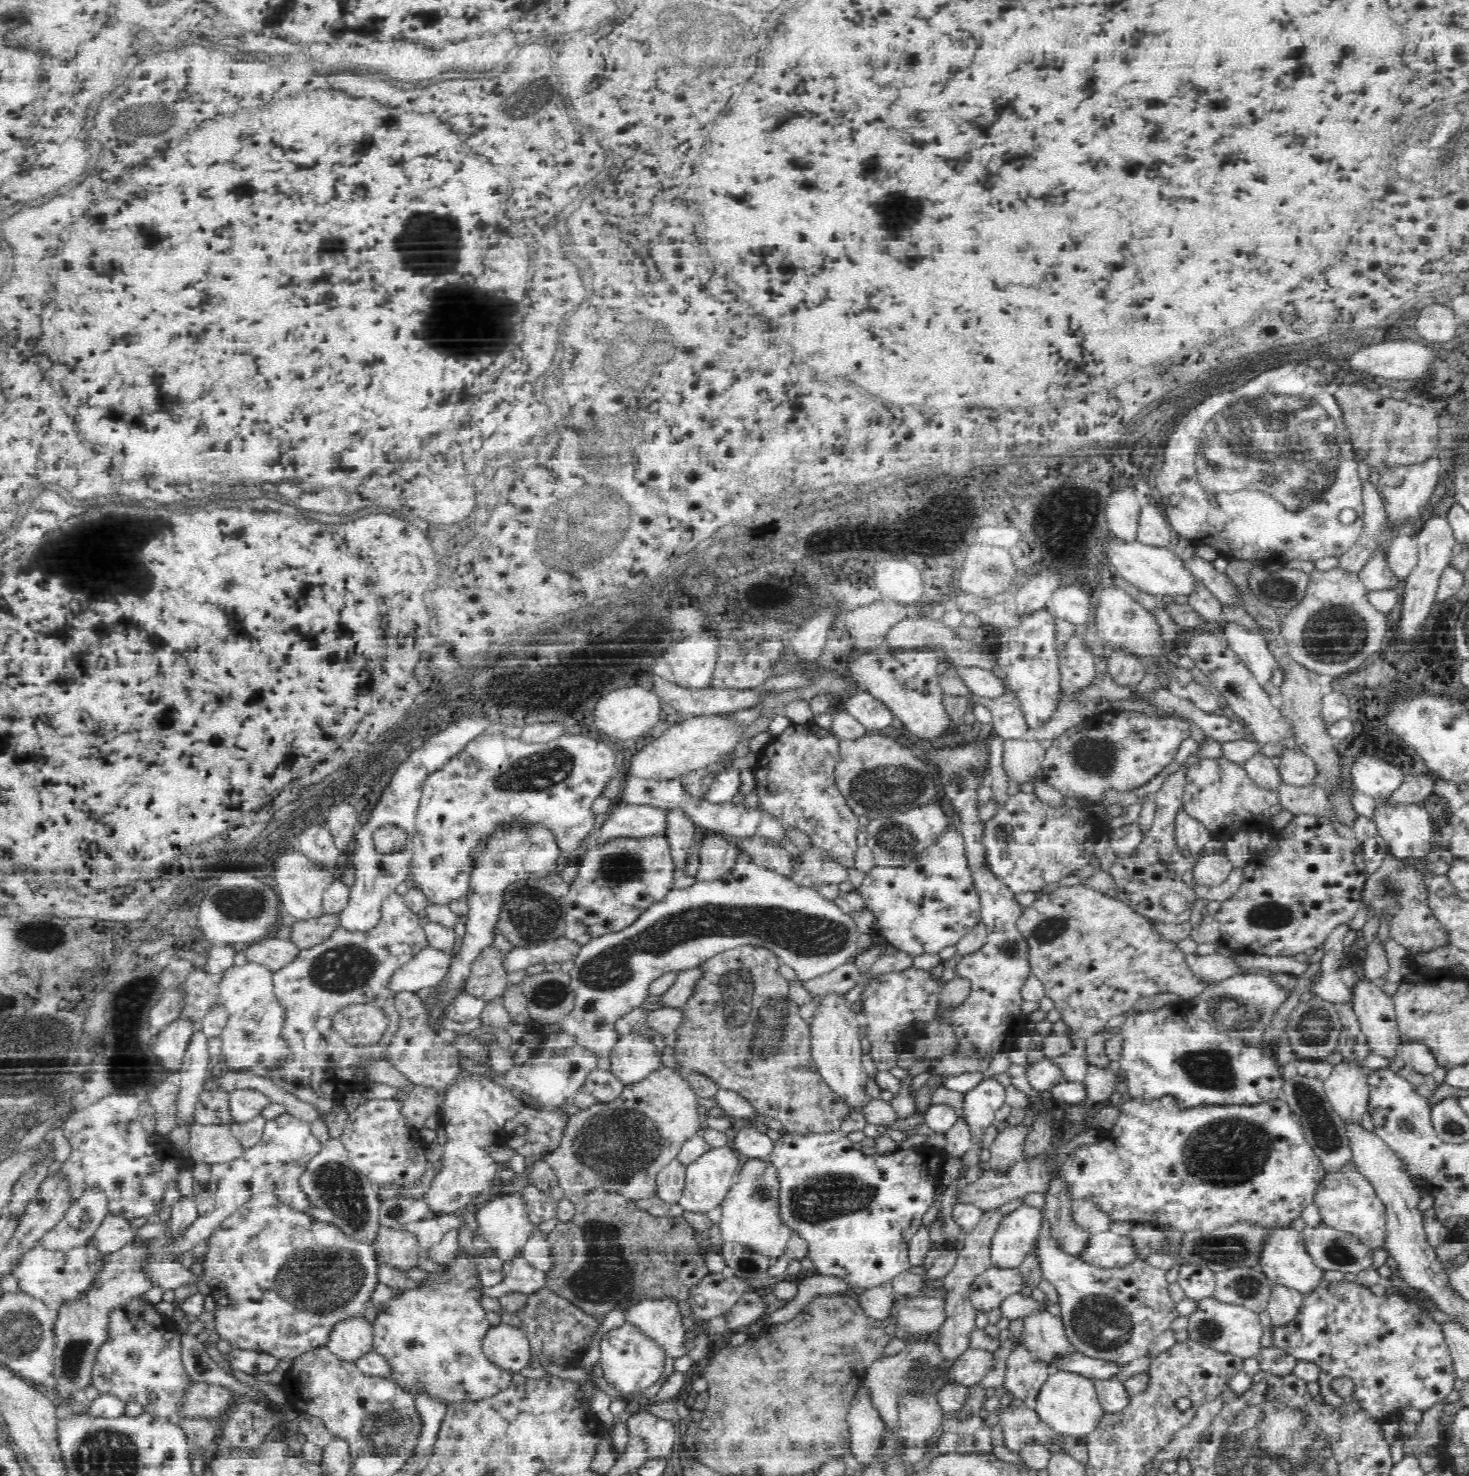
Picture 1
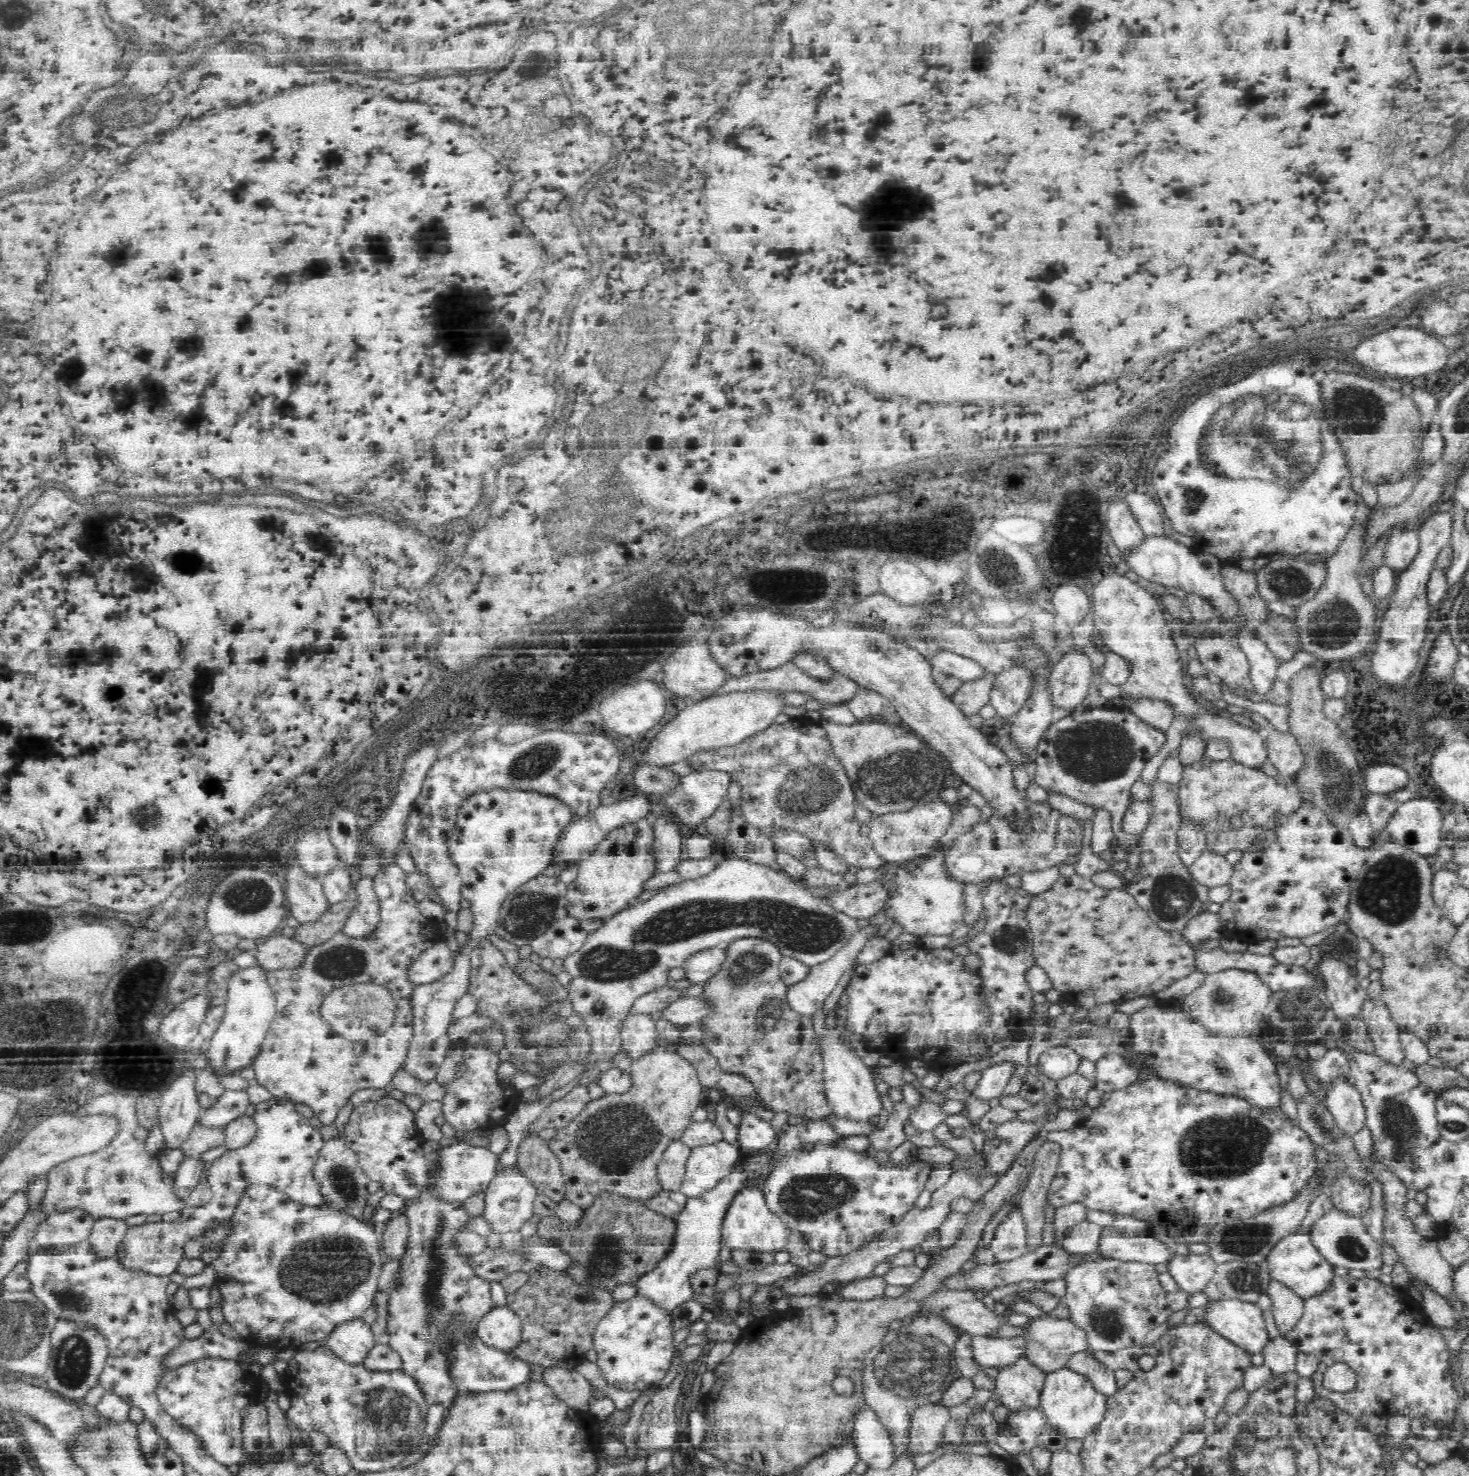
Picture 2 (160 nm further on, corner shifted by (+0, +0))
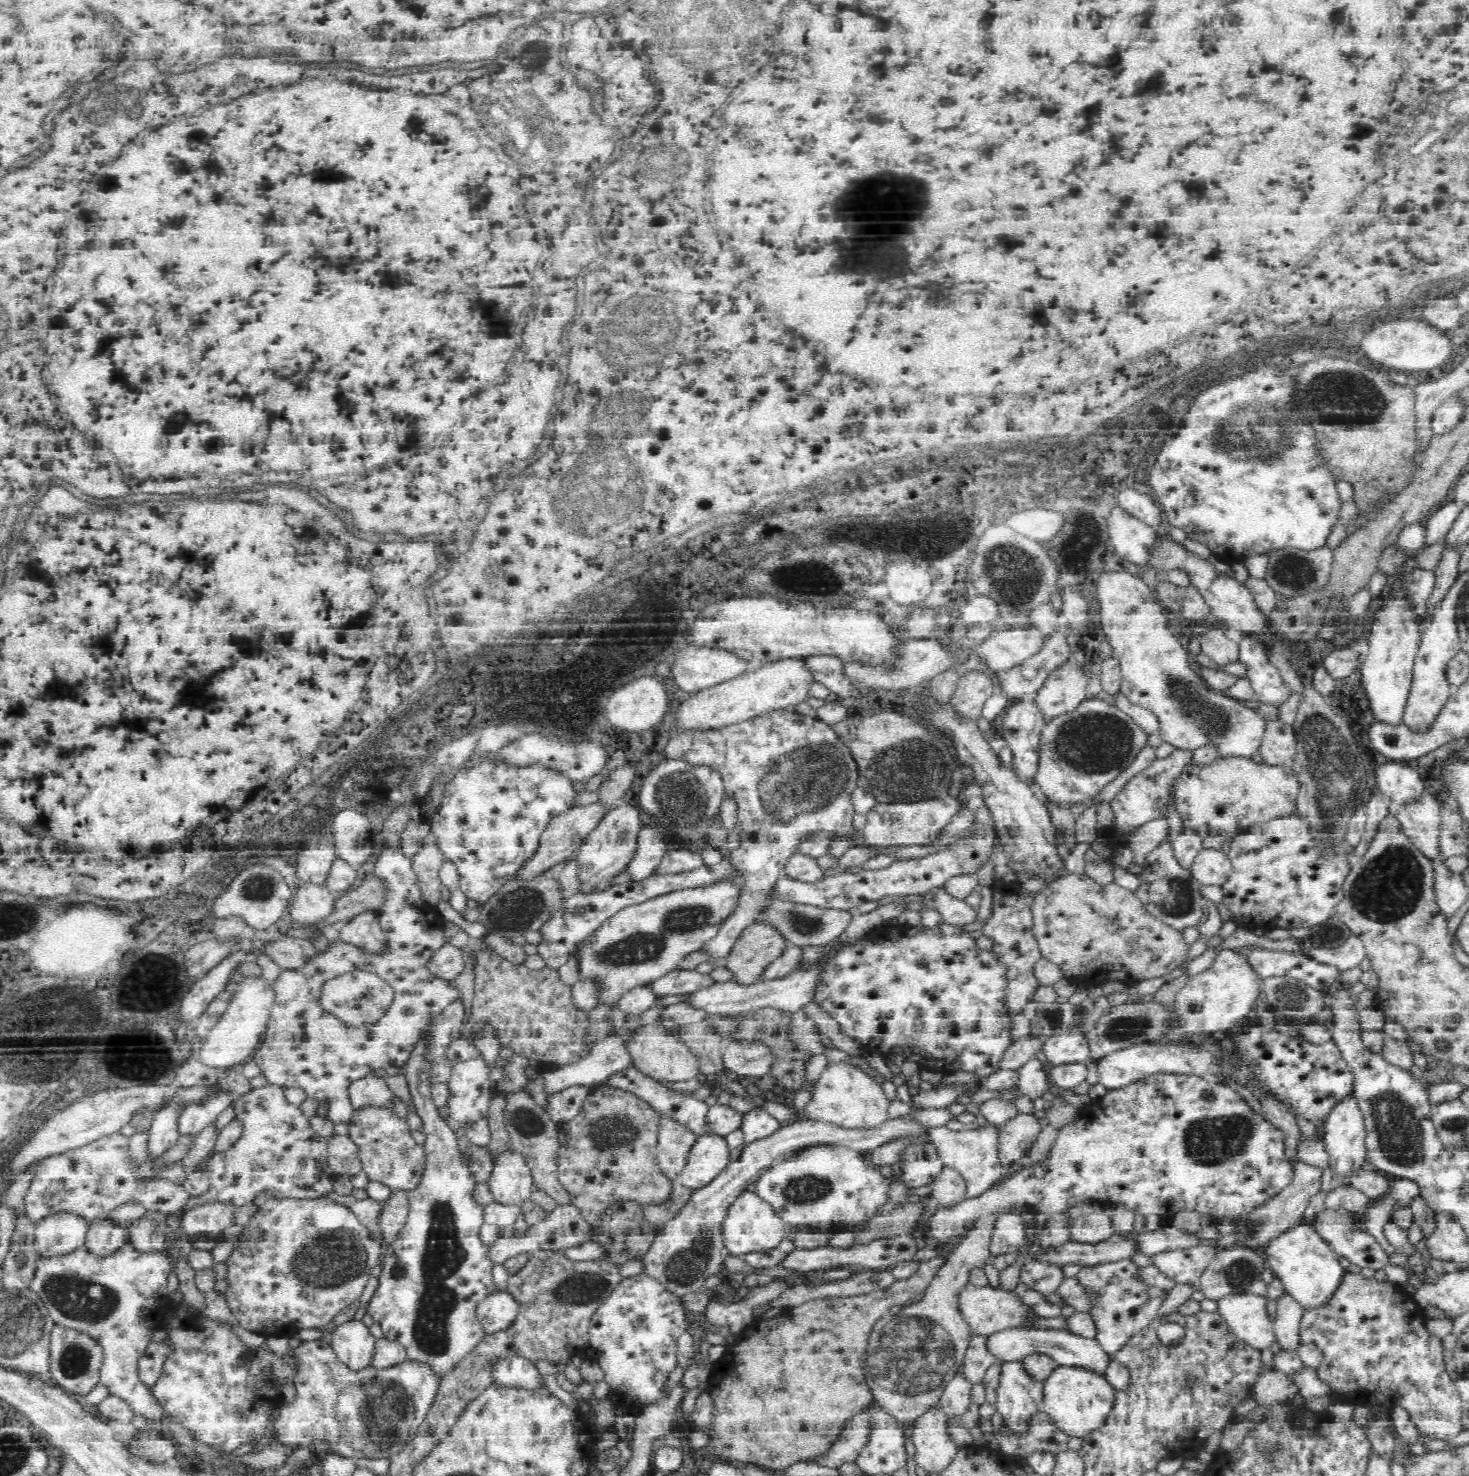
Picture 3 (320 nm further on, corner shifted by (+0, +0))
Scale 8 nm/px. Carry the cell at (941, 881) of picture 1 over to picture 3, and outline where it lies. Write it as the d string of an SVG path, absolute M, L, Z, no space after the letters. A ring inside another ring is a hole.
M945 885L931 887L920 896L921 914L928 910L938 912L942 916L942 926L964 927L974 923L978 918L978 910L972 908L964 900L958 900L946 890Z

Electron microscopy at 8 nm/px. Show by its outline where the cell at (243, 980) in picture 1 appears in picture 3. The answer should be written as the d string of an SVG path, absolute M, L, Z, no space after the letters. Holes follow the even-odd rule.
M261 975L244 977L235 987L234 996L229 1000L226 1012L204 1038L197 1059L206 1066L221 1071L252 1061L254 1053L263 1041L274 1003L275 992L271 982Z

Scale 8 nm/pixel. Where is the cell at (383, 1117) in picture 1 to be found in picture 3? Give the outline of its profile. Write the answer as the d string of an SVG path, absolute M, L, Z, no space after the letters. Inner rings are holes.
M367 1105L355 1110L349 1124L349 1138L359 1149L361 1170L370 1182L376 1181L393 1191L413 1191L420 1186L425 1170L425 1148L416 1144L409 1124L392 1108Z

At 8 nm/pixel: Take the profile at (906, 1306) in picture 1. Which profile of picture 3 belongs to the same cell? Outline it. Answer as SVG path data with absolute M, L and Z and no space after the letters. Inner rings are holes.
M968 1284L958 1294L958 1311L970 1329L971 1336L988 1337L991 1334L1016 1327L1034 1328L1029 1317L1034 1317L1033 1306L1028 1309L1016 1295L1016 1291L992 1289L990 1286L975 1287Z

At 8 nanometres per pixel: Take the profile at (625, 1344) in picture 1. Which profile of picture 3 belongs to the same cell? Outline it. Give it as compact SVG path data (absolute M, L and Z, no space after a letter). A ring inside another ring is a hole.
M641 1273L637 1277L622 1279L608 1301L597 1310L589 1330L591 1339L588 1347L594 1350L592 1359L602 1367L605 1381L610 1387L619 1390L619 1397L625 1395L637 1397L636 1406L643 1406L659 1402L668 1374L676 1368L678 1339L689 1331L679 1298L666 1292L662 1285Z

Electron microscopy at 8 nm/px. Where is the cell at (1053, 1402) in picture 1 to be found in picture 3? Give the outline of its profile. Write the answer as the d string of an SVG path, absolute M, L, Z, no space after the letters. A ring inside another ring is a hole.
M1059 1365L1045 1380L1041 1411L1044 1419L1070 1436L1083 1437L1101 1429L1114 1406L1114 1388L1105 1378L1078 1367Z

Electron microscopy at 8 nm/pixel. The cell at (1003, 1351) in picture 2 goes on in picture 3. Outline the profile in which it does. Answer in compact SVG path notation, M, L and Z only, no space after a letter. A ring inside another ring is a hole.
M1022 1326L1009 1328L986 1337L984 1347L1000 1364L1023 1361L1024 1358L1034 1352L1043 1352L1049 1354L1059 1365L1085 1368L1105 1379L1105 1374L1110 1364L1110 1355L1104 1352L1094 1339L1074 1337L1074 1335L1058 1331L1058 1329L1035 1329Z

